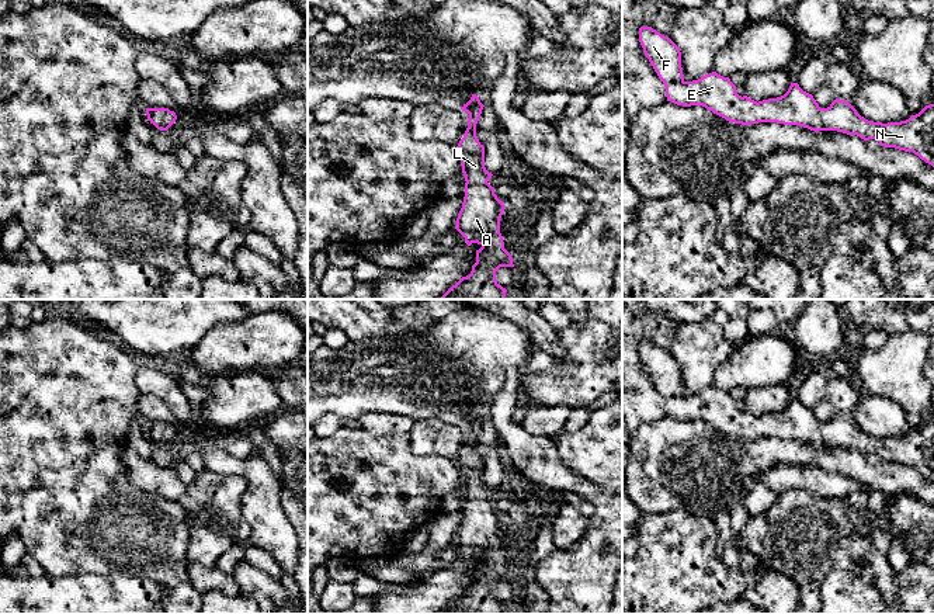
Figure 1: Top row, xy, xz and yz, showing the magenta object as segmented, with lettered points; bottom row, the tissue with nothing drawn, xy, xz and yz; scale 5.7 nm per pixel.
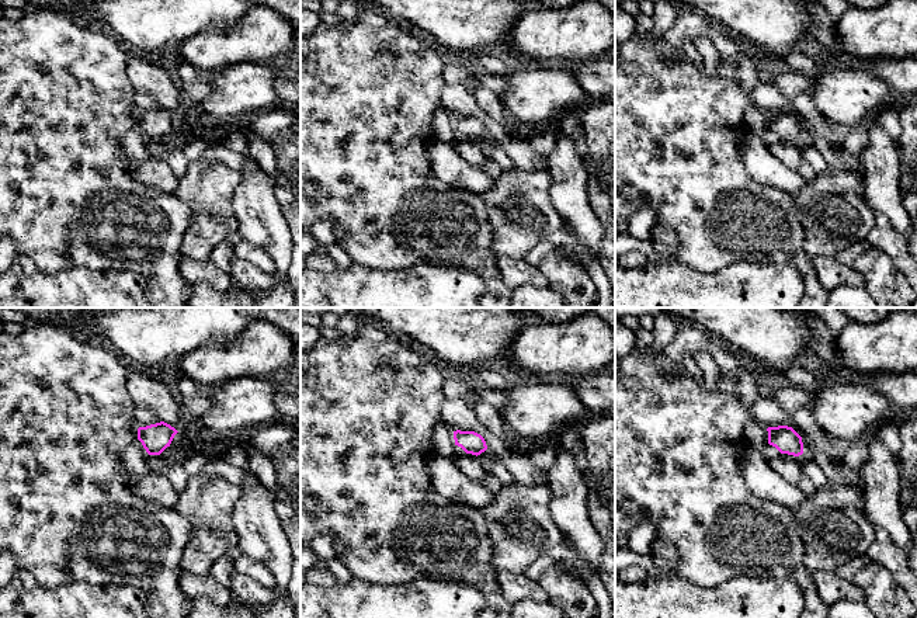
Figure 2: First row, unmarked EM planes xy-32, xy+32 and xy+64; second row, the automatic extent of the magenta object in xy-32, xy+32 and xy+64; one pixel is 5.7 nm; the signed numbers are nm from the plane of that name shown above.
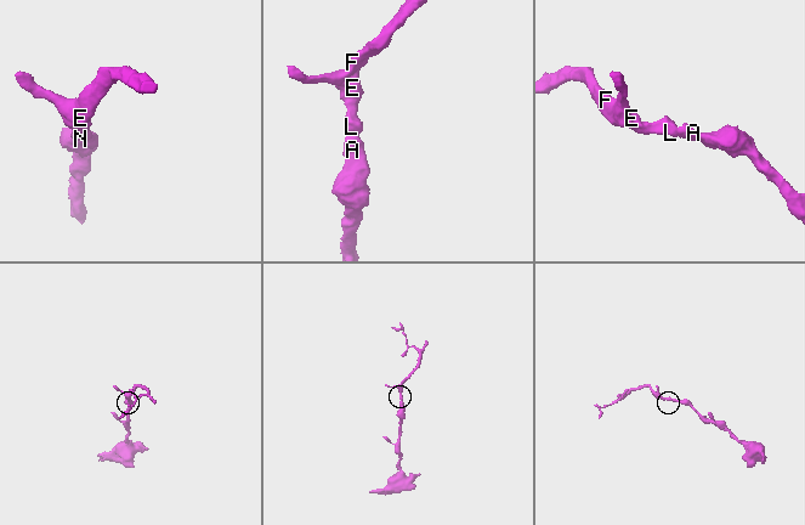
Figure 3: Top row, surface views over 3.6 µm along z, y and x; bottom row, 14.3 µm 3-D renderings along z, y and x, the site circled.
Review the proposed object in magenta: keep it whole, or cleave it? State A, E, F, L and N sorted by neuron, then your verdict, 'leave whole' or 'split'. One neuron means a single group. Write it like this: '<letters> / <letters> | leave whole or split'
A E F L N | leave whole

